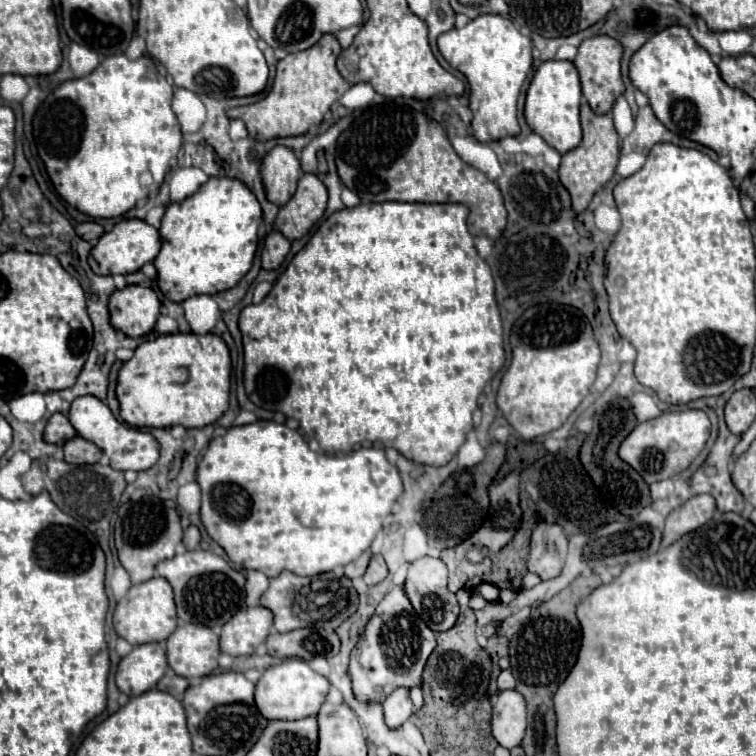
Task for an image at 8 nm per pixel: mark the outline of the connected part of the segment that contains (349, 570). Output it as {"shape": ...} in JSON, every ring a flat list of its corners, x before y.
{"shape":[[367,550,367,552,363,552,355,562,351,562,351,564,347,564,345,566,345,574,347,574,347,578,359,578,359,576,363,576,365,574,365,570,367,570,367,566,369,566,369,560,371,560,371,550]]}

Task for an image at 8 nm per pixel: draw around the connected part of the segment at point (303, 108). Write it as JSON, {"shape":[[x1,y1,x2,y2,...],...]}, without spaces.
{"shape":[[325,34,315,46,303,52,287,54,277,64,277,76,271,86,271,92,255,104,227,110,227,116,243,120,249,134,259,142,265,142,271,138,305,134,311,126,321,124,325,112,351,86,347,80,343,80,343,76,335,68,339,54,341,54,341,46,333,34]]}

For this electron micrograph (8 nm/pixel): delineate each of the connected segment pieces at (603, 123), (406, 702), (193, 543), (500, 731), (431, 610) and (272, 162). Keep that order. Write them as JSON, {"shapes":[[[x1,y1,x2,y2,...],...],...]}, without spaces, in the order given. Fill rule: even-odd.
{"shapes":[[[581,102,581,126,583,126,583,140,577,148,571,152,565,152,559,166,559,178,563,186,569,190,573,200,573,210,583,212,593,194,615,174,617,162,619,162,619,136,613,126,611,114,595,114,589,104]],[[397,688,393,690,385,702,385,722,391,728,399,728,411,714,413,714,413,702,409,698,409,688]],[[189,526,185,530,185,536,183,536,183,544,187,550,195,550,199,546,199,540,201,540,201,532,197,526]],[[503,690,493,706,493,736,505,746,519,746,525,734,525,698,517,690]],[[423,556,423,558,415,560,409,566,409,572,407,572,407,578,405,578,405,592,411,598,415,612,423,618,423,622,431,630,445,632,445,630,453,628,453,624,459,616,459,604,457,604,455,594,449,592,449,588,447,588,447,566,439,558]],[[275,146,263,160,261,174,263,174,263,186,267,190,267,198,273,204,283,206,295,194,301,176,301,164,293,150,285,146]]]}

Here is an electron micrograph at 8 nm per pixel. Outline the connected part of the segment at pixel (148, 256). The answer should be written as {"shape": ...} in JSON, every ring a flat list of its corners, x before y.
{"shape":[[139,218,121,220,119,224,115,224,111,232,105,232,97,240,97,244,89,254,89,266,91,270,95,270,95,274,101,274,101,276,131,274,131,272,137,272,143,264,153,262,155,256,159,254,159,248,161,248,161,234,157,228,153,228,151,224]]}

